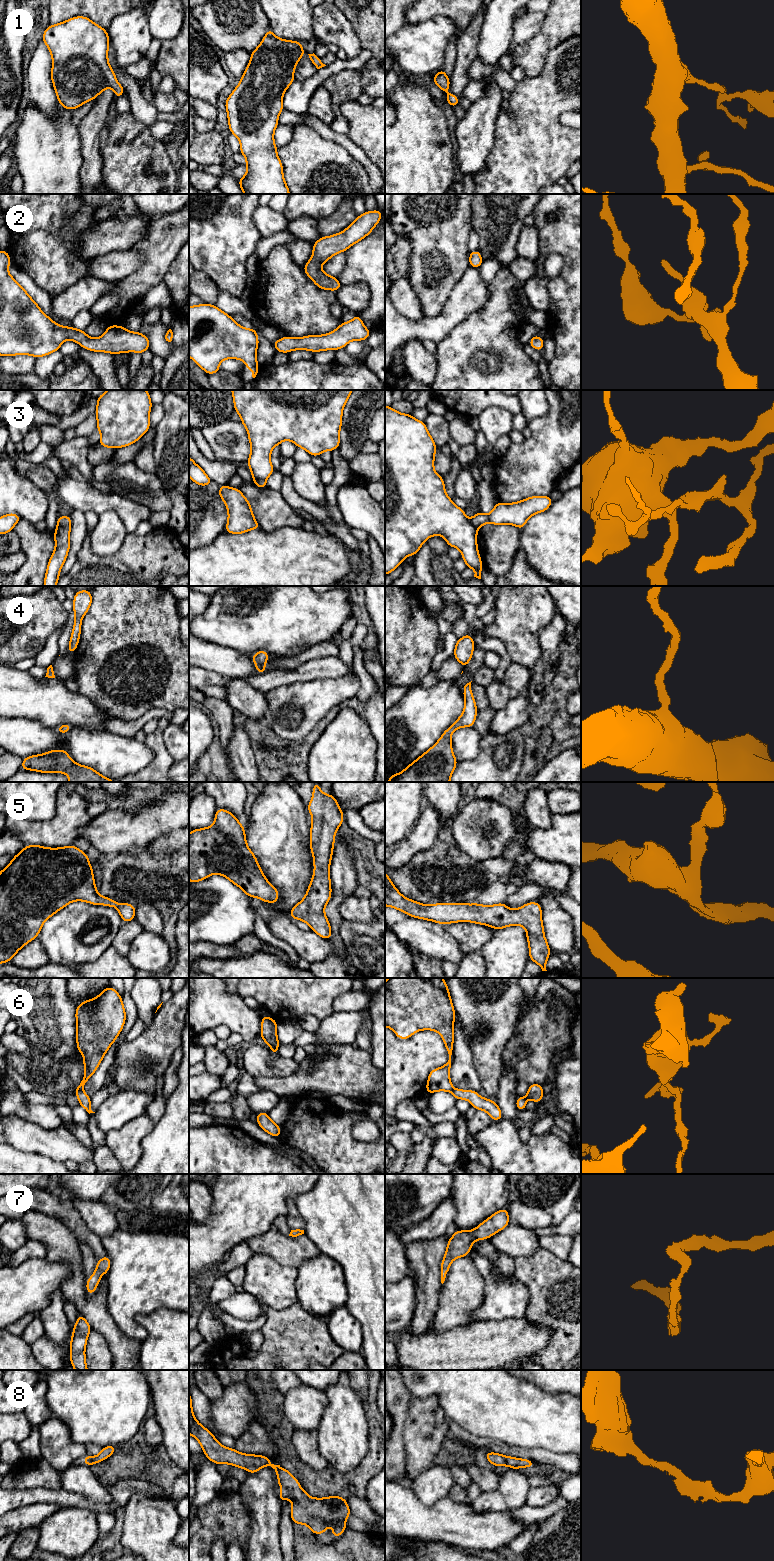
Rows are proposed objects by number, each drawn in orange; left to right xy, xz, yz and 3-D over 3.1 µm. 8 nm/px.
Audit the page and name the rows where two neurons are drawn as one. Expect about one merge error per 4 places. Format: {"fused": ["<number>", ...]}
{"fused": ["3", "6"]}

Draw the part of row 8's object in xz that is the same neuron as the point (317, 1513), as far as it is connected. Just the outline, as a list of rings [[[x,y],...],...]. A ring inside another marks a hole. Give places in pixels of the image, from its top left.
[[[190,1392],[189,1434],[199,1441],[206,1457],[215,1464],[230,1464],[246,1469],[248,1473],[257,1473],[260,1468],[271,1466],[277,1472],[277,1486],[284,1488],[278,1492],[282,1504],[288,1498],[292,1500],[290,1515],[294,1524],[307,1525],[310,1531],[317,1535],[323,1534],[327,1526],[333,1525],[331,1535],[334,1538],[341,1536],[347,1529],[345,1521],[351,1512],[346,1499],[341,1496],[310,1497],[290,1471],[274,1465],[268,1457],[243,1454],[234,1448],[221,1445],[215,1436],[195,1419]]]

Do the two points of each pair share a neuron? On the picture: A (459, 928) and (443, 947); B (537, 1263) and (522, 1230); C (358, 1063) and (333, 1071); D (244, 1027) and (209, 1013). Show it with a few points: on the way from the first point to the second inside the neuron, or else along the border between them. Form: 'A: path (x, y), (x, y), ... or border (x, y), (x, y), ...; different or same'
A: border (444, 926), (465, 954); different
B: border (539, 1246), (532, 1254), (517, 1256), (514, 1259); different
C: path (352, 1068), (350, 1070), (339, 1070); same
D: path (235, 1018), (230, 1013), (218, 1013); same

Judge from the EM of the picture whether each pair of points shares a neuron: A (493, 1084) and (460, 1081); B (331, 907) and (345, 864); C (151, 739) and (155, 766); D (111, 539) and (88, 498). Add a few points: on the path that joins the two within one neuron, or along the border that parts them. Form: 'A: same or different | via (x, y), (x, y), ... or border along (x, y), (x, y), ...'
A: different | border along (472, 1061), (479, 1082), (489, 1096)
B: same | via (337, 896), (343, 885), (343, 875)
C: same | via (157, 746), (158, 759)
D: different | border along (98, 514), (112, 510), (121, 520)

